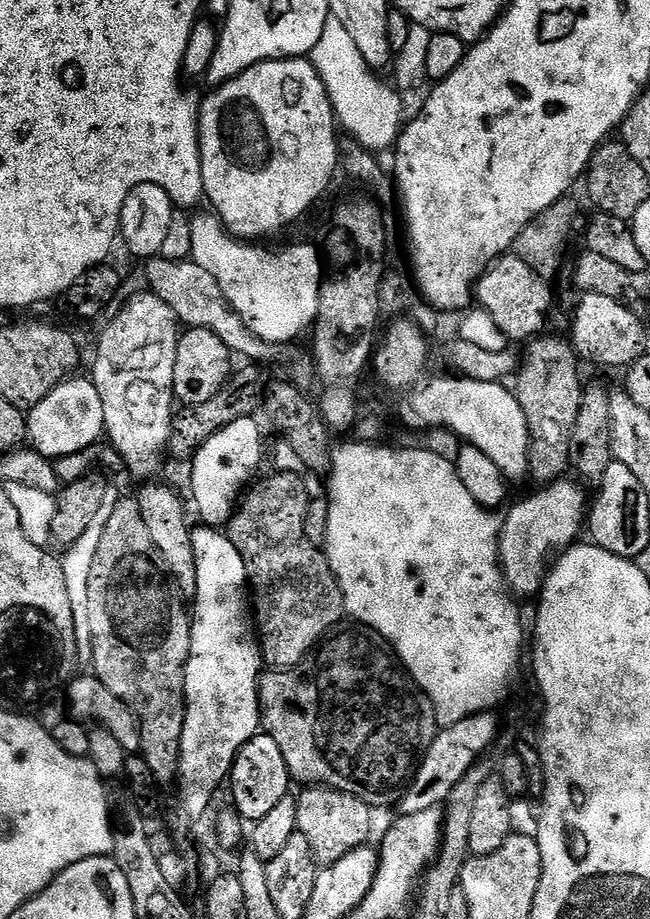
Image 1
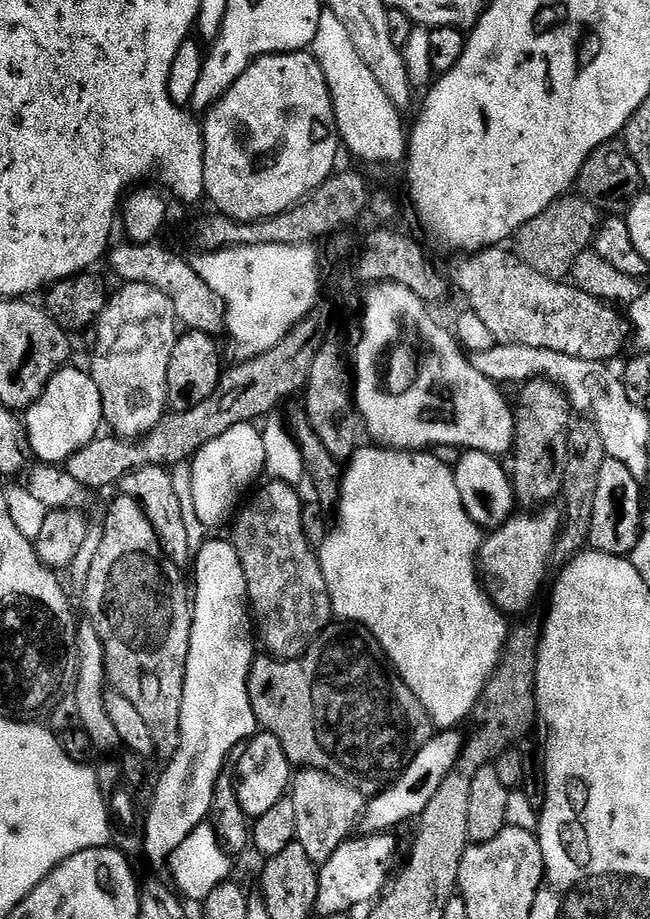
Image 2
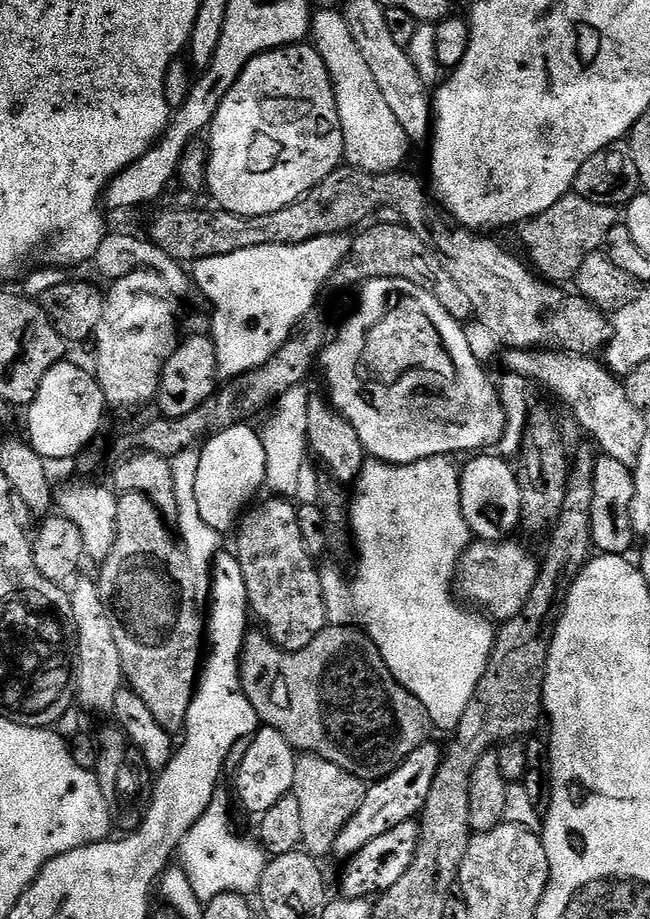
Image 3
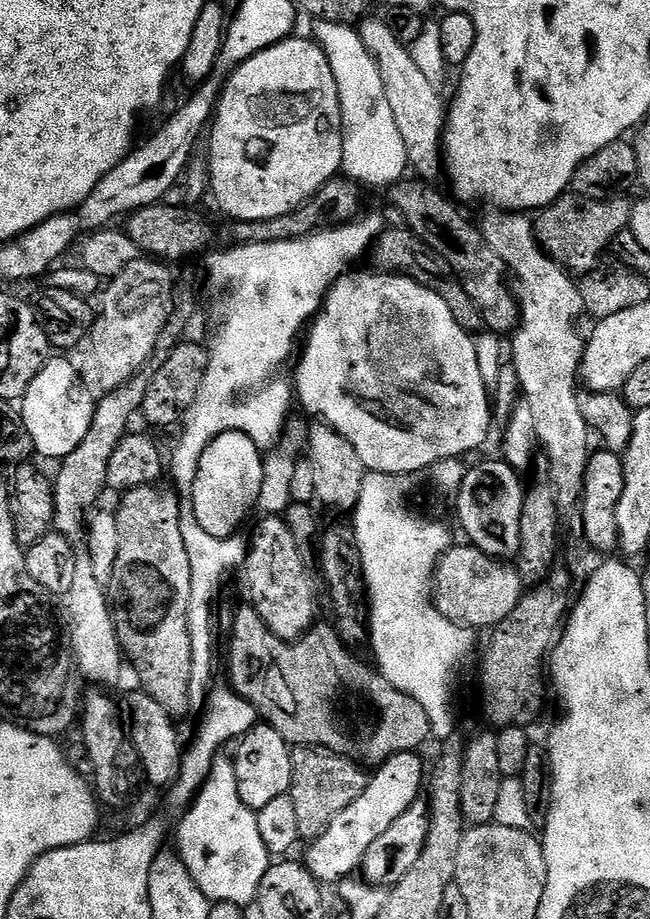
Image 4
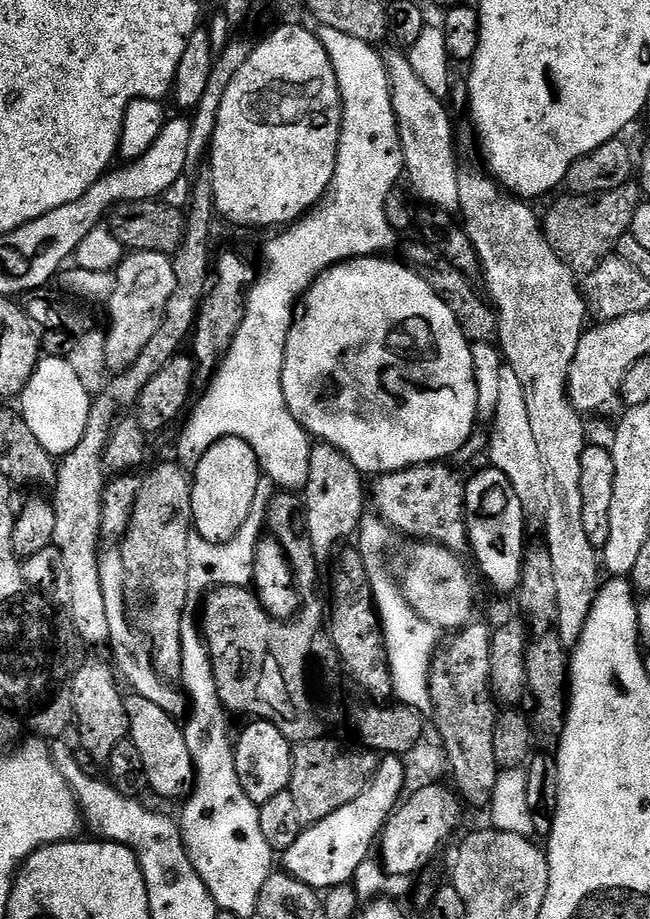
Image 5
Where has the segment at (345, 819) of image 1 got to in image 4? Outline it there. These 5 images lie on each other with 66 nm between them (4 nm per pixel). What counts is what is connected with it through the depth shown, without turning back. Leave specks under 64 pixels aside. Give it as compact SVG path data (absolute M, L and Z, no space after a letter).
M296 746L292 748L292 790L294 810L298 813L298 830L305 841L317 840L362 790L366 790L369 773L361 765L325 748Z

